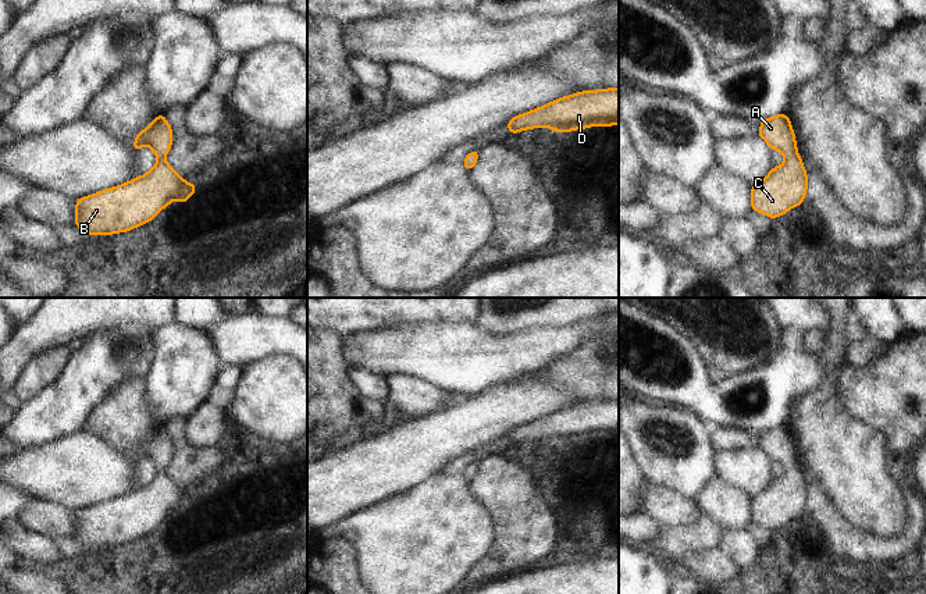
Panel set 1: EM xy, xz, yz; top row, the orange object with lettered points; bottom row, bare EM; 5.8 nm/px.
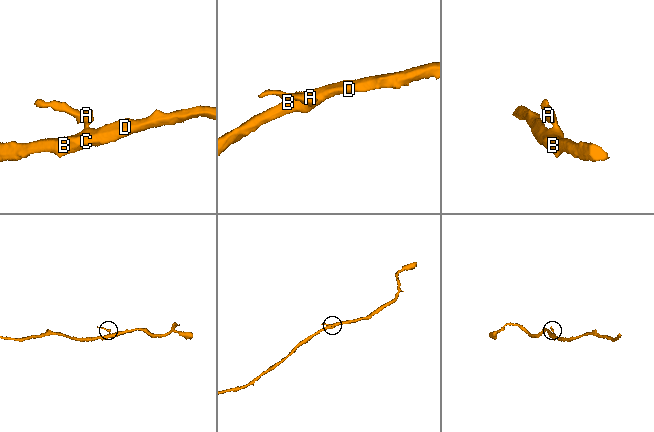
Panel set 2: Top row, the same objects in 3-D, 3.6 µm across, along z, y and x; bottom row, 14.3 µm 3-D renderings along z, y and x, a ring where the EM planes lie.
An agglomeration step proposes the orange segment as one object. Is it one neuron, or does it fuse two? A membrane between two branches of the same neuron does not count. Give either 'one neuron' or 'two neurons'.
one neuron

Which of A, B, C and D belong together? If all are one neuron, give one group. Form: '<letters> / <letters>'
A B C D

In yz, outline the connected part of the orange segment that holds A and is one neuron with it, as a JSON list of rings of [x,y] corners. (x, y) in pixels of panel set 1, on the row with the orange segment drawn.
[[[787,114],[761,121],[758,136],[772,150],[779,150],[786,160],[751,186],[751,209],[773,220],[806,200],[808,175],[798,154],[795,134]]]

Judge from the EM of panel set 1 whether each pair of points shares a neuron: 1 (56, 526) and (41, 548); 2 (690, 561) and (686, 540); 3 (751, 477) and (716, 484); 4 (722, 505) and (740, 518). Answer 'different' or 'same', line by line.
1: different
2: different
3: different
4: same

